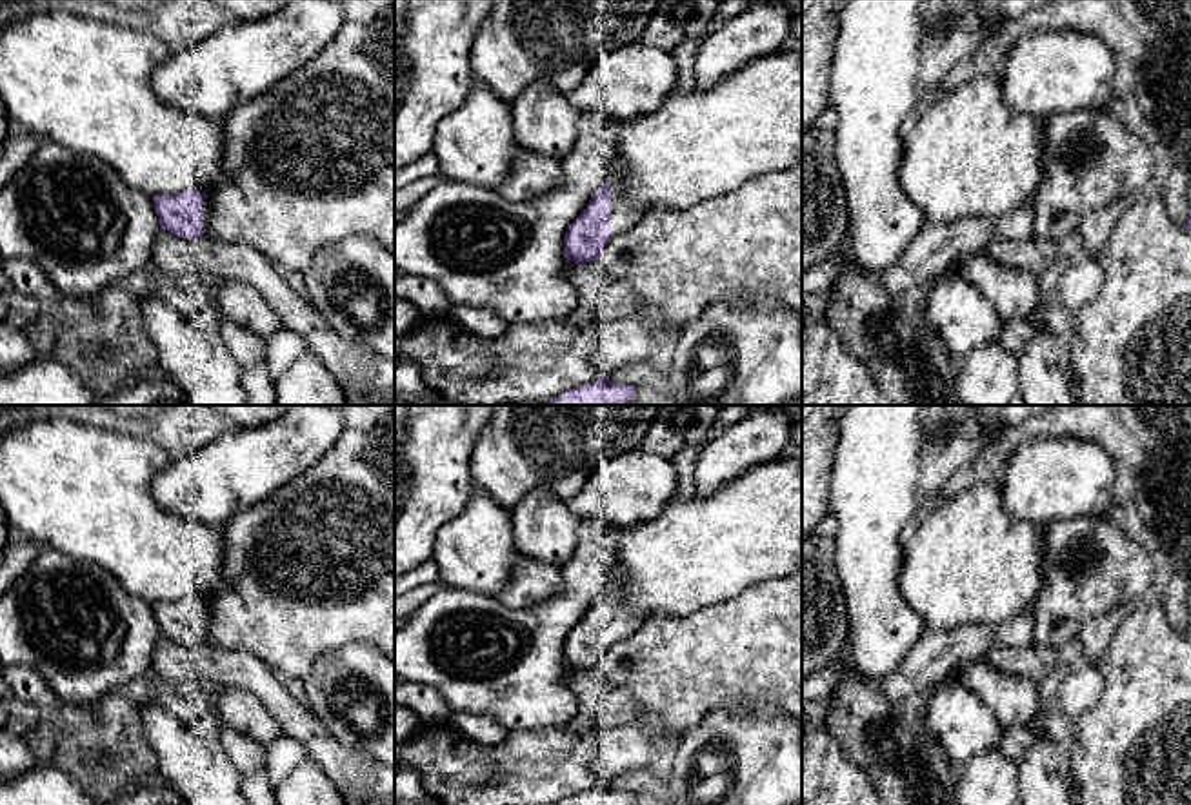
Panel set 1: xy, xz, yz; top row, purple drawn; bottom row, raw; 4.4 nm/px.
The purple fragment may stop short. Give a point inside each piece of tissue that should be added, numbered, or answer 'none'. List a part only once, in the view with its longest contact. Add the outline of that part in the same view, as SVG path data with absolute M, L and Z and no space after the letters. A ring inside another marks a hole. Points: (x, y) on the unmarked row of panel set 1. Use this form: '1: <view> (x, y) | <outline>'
1: xz (624, 622) | M618 562L607 572L606 591L611 594L611 645L615 645L635 634L647 620L647 614L624 605L624 581Z

